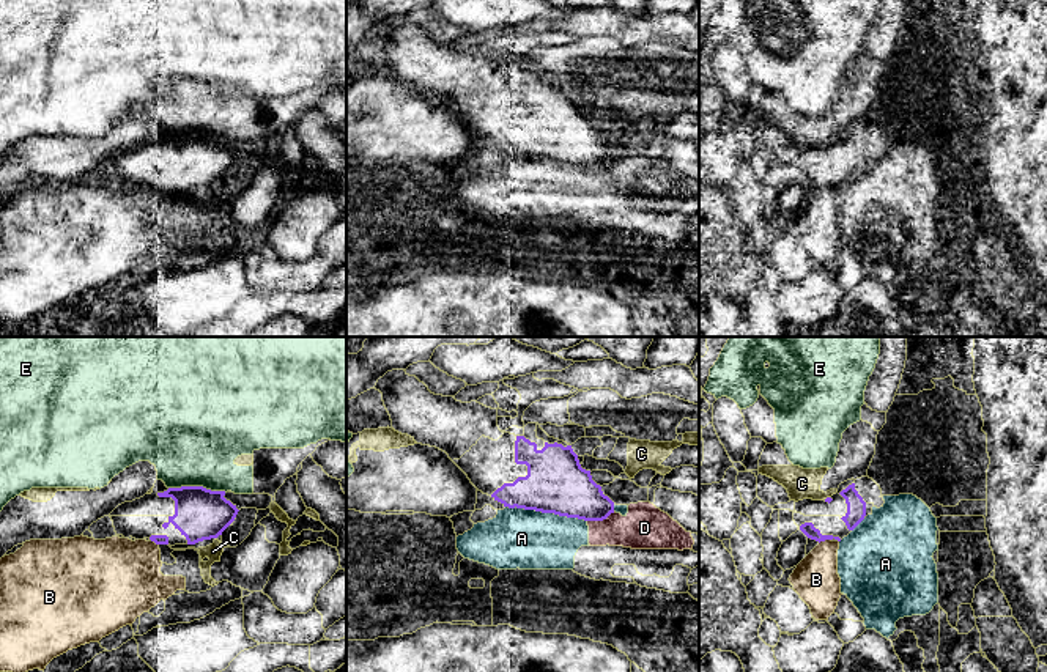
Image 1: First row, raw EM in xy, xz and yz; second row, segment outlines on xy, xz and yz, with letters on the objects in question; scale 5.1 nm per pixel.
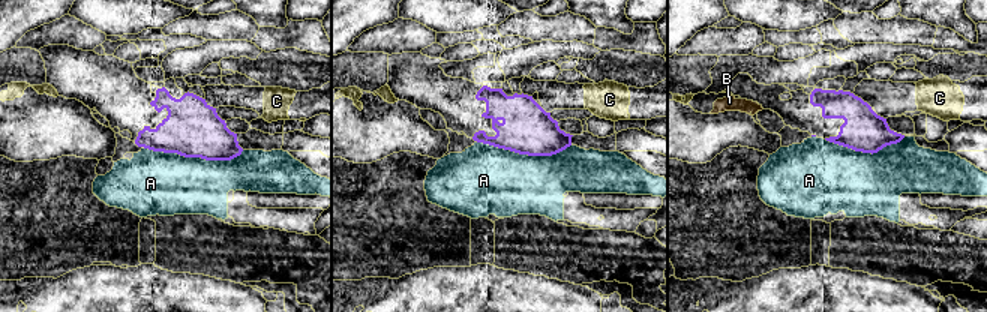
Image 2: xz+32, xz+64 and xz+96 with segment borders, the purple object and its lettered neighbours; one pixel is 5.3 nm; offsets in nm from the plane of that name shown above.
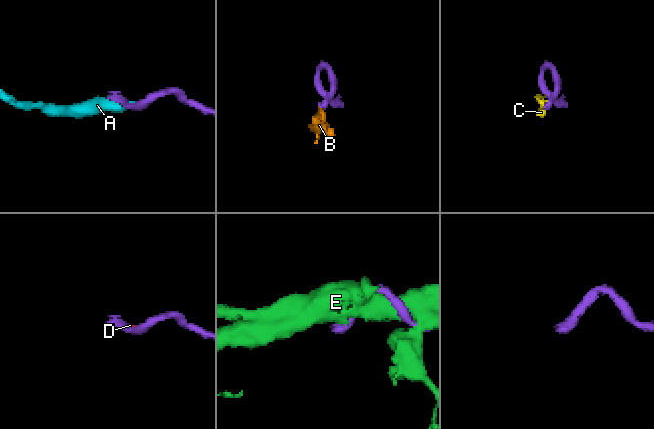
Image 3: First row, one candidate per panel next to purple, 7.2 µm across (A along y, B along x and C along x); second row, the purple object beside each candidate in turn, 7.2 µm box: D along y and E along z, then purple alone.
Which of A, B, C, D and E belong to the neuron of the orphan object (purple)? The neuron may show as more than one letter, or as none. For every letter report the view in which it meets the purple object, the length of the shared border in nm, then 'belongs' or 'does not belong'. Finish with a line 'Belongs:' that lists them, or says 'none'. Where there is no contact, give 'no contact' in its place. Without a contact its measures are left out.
A: contact in xz; length 420 nm; does not belong
B: contact in yz; length 70 nm; does not belong
C: contact in yz; length 40 nm; does not belong
D: contact in xz; length 150 nm; does not belong
E: contact in xy; length 300 nm; does not belong
Belongs: none

